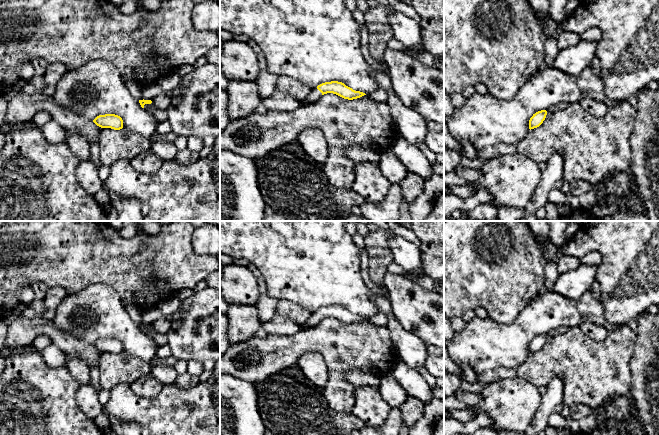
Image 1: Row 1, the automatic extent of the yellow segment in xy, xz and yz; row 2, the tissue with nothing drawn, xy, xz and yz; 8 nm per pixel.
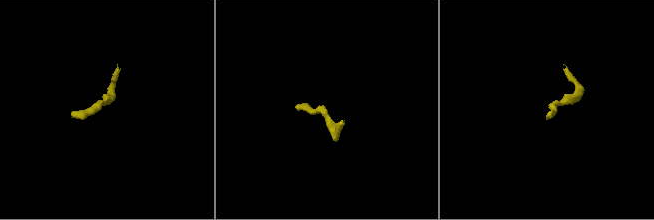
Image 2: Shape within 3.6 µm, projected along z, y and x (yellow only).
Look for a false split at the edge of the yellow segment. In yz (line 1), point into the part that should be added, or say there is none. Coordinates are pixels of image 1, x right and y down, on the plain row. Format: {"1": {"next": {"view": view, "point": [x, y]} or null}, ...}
{"1": {"next": null}}

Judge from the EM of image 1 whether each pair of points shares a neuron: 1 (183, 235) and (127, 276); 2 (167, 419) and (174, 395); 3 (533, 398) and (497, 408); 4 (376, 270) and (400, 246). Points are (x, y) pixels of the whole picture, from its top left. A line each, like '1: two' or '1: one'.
1: one
2: one
3: one
4: two

